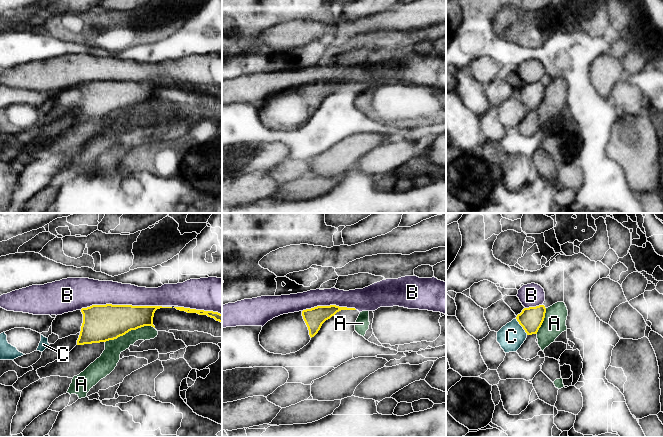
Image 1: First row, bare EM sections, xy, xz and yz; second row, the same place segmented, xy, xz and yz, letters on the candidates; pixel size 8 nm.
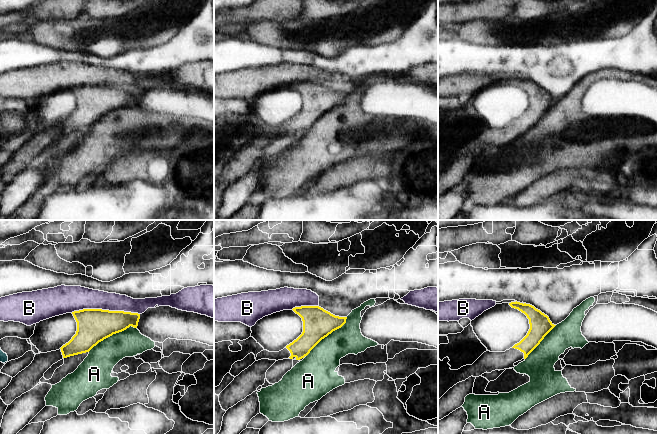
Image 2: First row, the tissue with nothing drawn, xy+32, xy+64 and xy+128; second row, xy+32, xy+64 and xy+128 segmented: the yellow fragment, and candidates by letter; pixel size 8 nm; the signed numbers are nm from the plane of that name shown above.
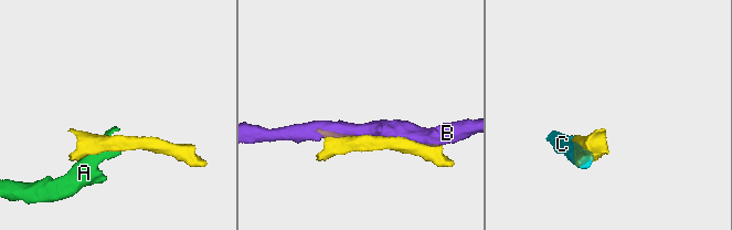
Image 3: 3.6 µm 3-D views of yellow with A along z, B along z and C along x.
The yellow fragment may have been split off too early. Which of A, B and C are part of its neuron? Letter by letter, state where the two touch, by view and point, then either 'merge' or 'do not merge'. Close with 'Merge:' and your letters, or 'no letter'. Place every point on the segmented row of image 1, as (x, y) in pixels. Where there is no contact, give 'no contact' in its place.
A: xy (129, 330) | do not merge
B: xy (120, 305) | do not merge
C: yz (521, 325) | do not merge
Merge: no letter

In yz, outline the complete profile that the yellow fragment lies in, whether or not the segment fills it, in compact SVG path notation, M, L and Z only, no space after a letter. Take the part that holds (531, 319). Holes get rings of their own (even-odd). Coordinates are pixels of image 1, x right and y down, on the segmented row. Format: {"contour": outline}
{"contour": "M544 305L524 308L516 319L523 327L527 335L537 334L545 318L546 308Z"}

